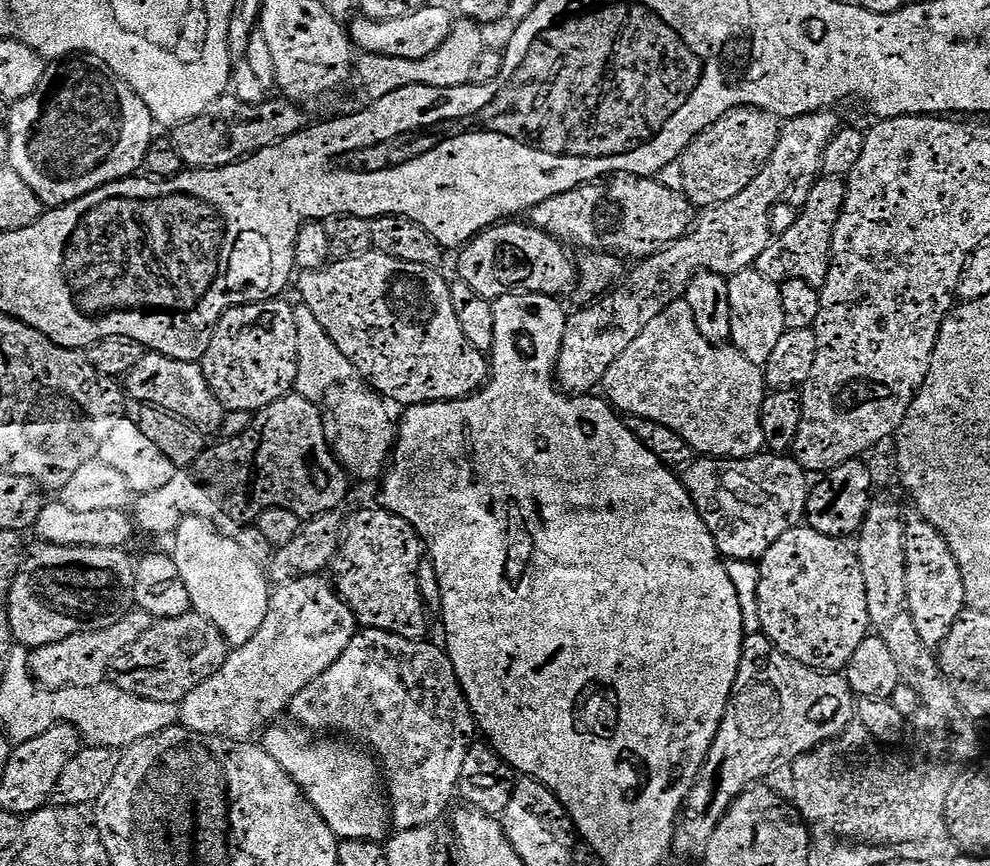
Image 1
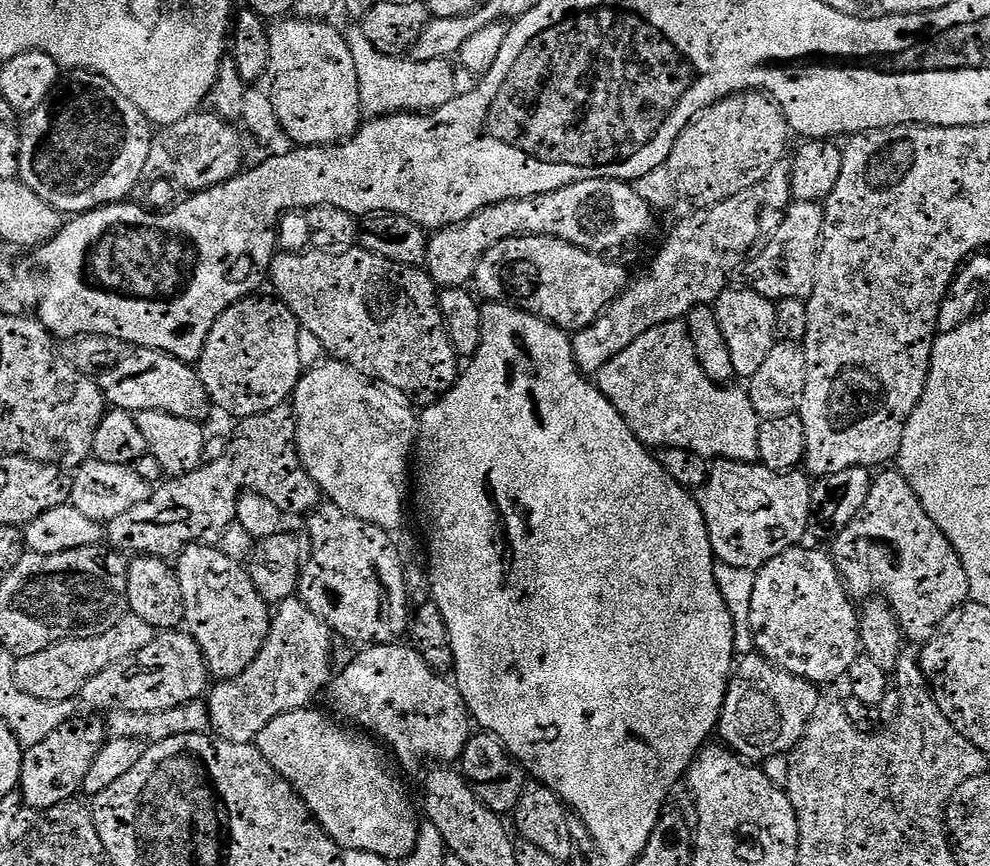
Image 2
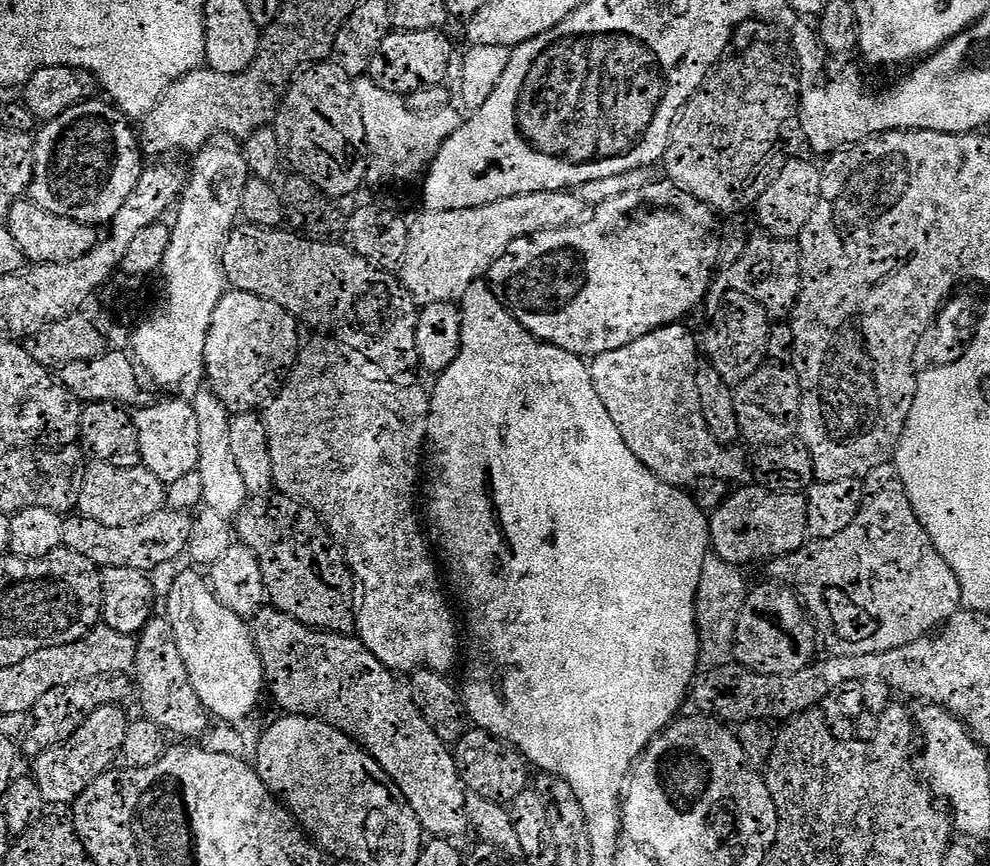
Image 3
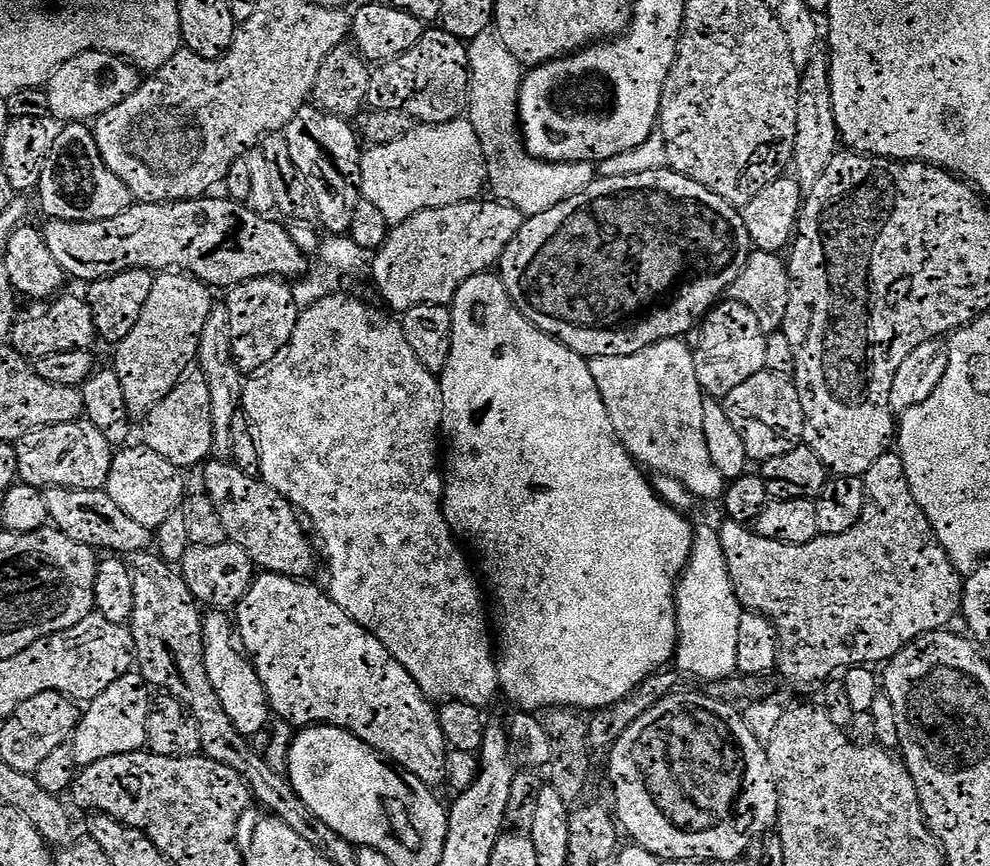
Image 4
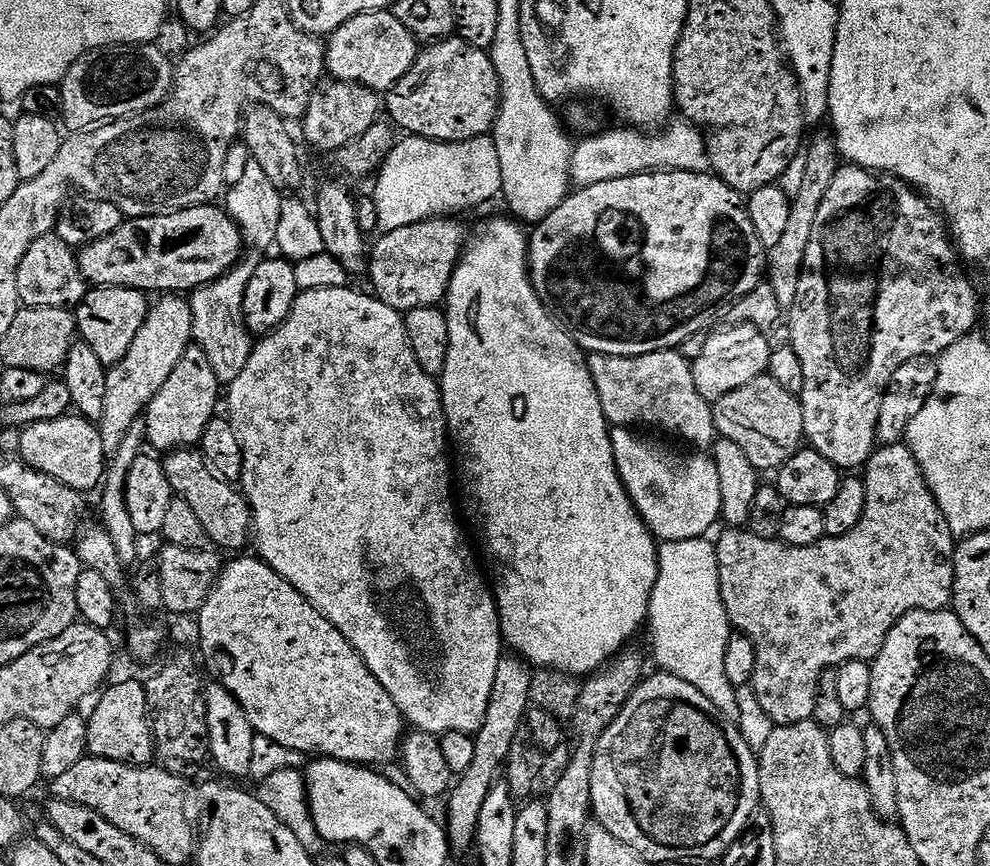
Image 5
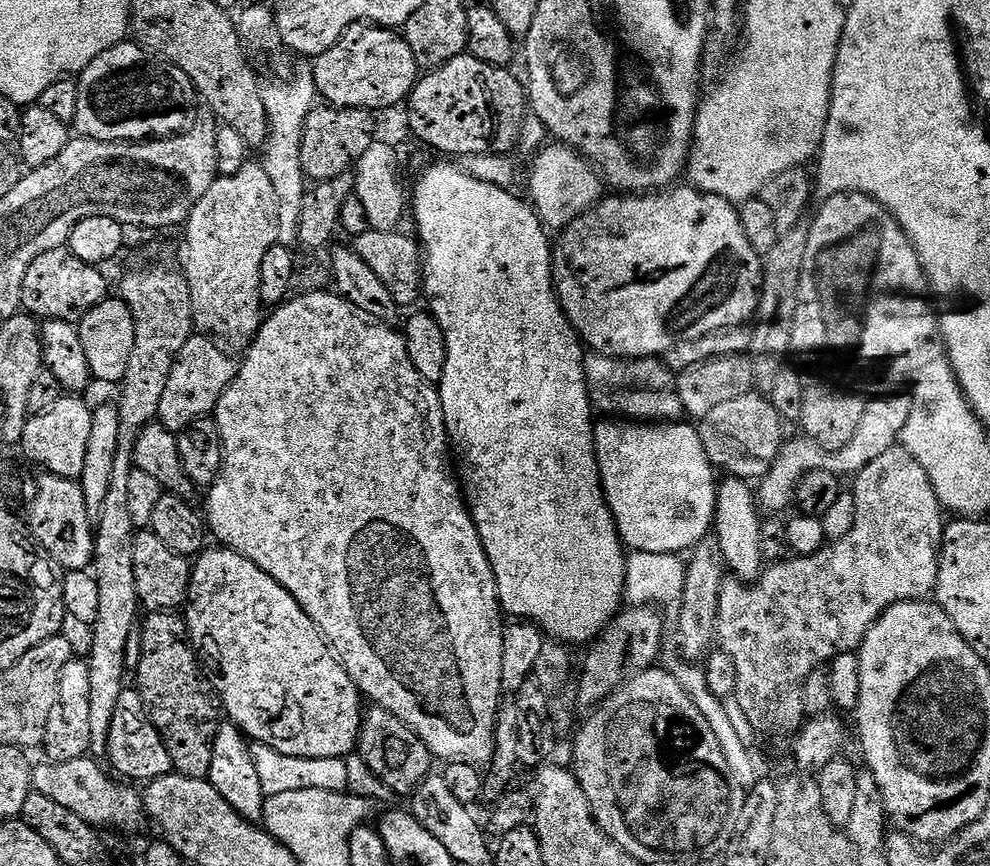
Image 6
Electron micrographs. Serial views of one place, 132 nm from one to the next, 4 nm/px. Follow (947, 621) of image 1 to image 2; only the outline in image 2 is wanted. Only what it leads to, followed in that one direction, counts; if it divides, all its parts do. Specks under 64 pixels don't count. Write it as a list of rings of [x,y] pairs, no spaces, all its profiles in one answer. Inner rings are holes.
[[[888,470],[875,473],[863,510],[857,514],[855,520],[839,529],[840,537],[833,542],[832,548],[830,547],[830,555],[853,597],[868,598],[873,594],[882,593],[883,599],[891,604],[900,619],[901,633],[909,641],[924,642],[969,599],[966,570],[954,550],[952,541],[944,537],[942,529],[920,505],[920,497],[908,485],[908,479],[898,470],[884,471]]]

